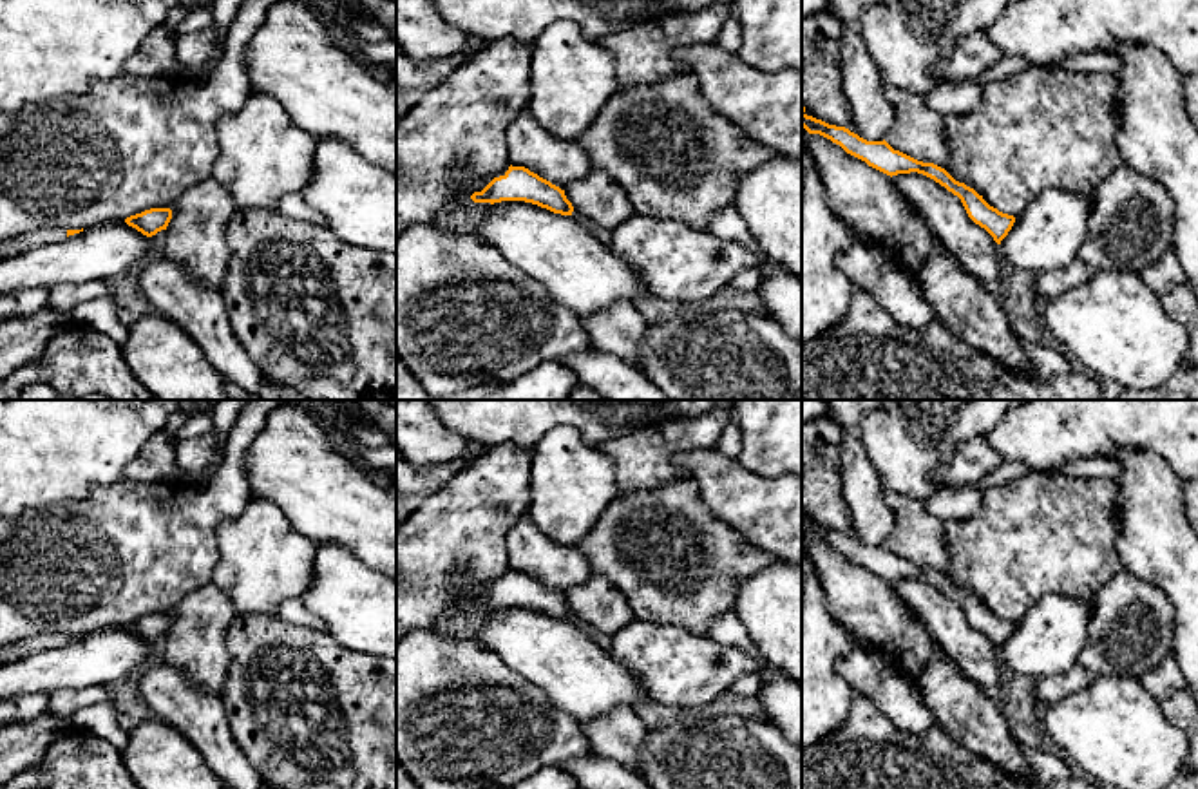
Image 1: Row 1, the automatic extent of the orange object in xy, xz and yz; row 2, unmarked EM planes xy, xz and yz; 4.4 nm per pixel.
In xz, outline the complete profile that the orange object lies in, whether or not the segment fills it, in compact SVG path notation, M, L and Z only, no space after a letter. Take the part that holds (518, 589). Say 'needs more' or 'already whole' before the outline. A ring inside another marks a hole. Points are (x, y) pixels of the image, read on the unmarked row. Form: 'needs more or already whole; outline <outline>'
already whole; outline M509 572L494 583L481 597L471 601L474 608L525 606L547 613L554 619L572 621L574 612L565 595L539 583L525 572Z

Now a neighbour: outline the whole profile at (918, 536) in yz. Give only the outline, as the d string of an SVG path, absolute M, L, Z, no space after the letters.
M887 487L883 494L896 519L885 547L918 566L948 574L952 563L943 545L945 523L928 512L925 501Z

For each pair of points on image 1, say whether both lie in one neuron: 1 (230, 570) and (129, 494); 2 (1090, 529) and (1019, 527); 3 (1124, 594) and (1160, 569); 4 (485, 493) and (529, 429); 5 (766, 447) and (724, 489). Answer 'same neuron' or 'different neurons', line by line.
1: different neurons
2: same neuron
3: different neurons
4: different neurons
5: different neurons

